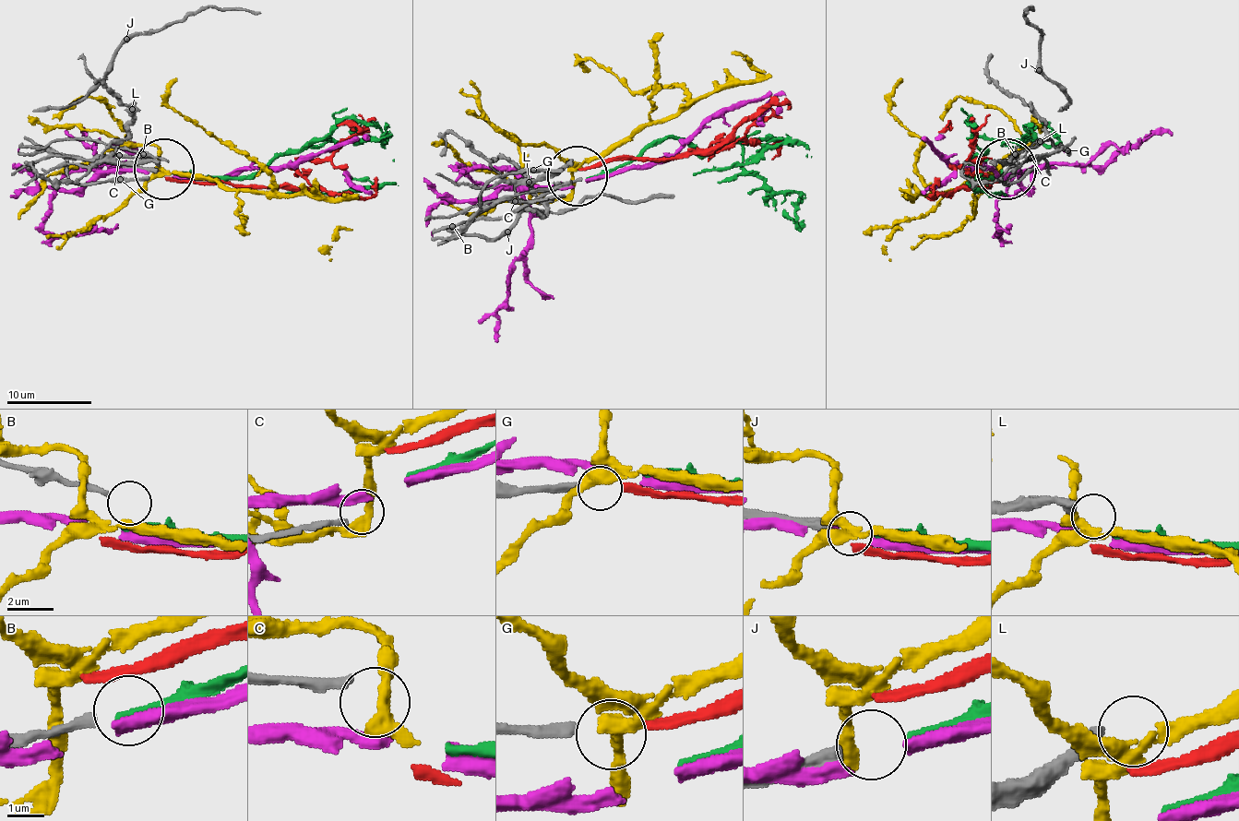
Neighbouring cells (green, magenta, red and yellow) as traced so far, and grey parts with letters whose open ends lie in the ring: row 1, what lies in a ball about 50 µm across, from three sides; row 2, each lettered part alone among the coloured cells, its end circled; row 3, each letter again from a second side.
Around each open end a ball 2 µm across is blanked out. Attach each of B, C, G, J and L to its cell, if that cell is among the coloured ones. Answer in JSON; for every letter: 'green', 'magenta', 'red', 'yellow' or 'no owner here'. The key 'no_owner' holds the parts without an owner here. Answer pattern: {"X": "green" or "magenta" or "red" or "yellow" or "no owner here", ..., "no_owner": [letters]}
{"B": "no owner here", "C": "no owner here", "G": "red", "J": "green", "L": "no owner here", "no_owner": ["B", "C", "L"]}

